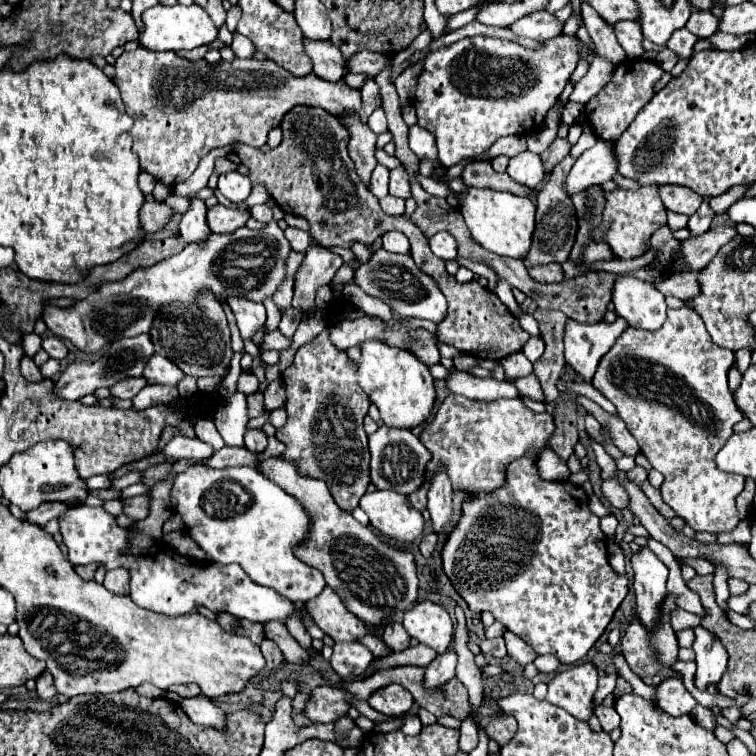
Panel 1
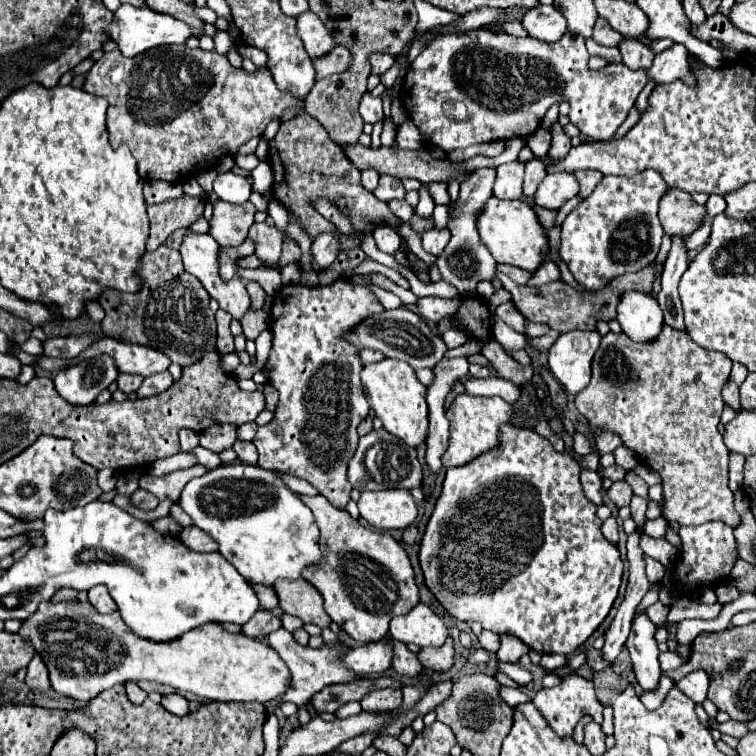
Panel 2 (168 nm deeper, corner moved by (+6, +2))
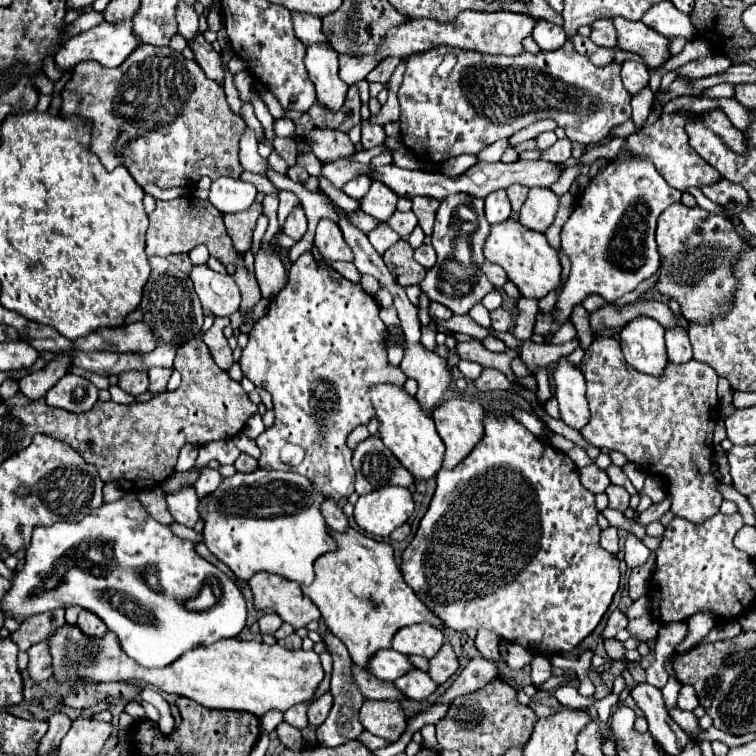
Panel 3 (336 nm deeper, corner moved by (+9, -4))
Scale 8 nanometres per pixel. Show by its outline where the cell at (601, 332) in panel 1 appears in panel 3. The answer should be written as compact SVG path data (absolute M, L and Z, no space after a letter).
M558 359L552 373L556 383L556 401L560 405L562 421L574 429L582 429L588 423L588 401L586 401L586 379L584 373L568 361Z

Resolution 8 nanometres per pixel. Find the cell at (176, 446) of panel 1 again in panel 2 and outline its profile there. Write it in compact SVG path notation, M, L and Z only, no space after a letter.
M195 447L191 453L195 453L195 455L197 455L197 459L199 459L199 463L201 463L203 467L207 467L209 471L211 471L211 469L217 469L217 467L221 465L219 455L217 455L217 453L213 453L213 451L209 451L209 449Z

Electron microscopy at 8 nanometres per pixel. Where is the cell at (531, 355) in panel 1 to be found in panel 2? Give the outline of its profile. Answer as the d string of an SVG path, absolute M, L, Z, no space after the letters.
M549 331L547 335L543 335L543 337L539 337L539 339L531 339L531 347L537 349L537 351L547 351L547 349L553 345L553 341L555 341L557 337L559 337L559 333Z

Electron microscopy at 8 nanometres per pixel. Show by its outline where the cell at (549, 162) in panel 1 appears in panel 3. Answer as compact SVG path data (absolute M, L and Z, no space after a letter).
M512 185L512 187L508 189L508 197L510 197L510 203L512 203L514 213L520 211L520 207L522 207L524 201L526 201L526 195L528 195L528 187L524 187L524 185Z

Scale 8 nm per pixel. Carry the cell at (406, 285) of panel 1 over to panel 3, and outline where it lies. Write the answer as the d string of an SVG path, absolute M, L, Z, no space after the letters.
M432 301L432 303L430 303L430 315L432 315L434 319L438 319L438 321L448 321L454 313L448 311L448 307L444 307L444 305Z

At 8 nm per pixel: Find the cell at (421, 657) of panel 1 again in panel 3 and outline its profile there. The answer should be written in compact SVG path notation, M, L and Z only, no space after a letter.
M444 643L442 649L438 651L438 655L434 655L430 661L430 669L428 669L428 675L438 683L446 683L458 669L458 659L454 655L454 649L450 647L450 643Z

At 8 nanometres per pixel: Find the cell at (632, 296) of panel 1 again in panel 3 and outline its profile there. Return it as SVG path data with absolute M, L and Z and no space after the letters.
M638 315L628 321L620 331L620 339L628 365L648 375L660 375L660 371L664 371L668 363L664 327L660 327L652 317Z

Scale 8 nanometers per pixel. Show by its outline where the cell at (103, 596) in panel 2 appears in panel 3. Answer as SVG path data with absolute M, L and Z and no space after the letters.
M88 609L80 611L80 615L78 615L78 627L82 627L82 631L86 635L90 635L90 637L100 637L100 635L104 635L108 631L104 627L104 621L96 613L92 613Z

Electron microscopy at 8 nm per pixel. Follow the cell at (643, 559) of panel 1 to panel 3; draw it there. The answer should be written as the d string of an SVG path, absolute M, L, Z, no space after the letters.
M644 681L644 683L636 683L630 695L636 701L636 705L644 711L644 715L648 719L648 731L652 733L652 737L664 749L668 749L670 755L678 755L690 737L668 715L660 689L656 689L654 685L648 685Z

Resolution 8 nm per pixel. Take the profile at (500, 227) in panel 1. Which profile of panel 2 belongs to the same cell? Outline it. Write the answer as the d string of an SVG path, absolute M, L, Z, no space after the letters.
M491 197L485 209L477 217L477 229L481 235L481 243L489 249L497 263L507 263L521 267L525 271L537 271L543 265L543 251L547 245L547 233L539 223L533 207L525 201L499 201Z

